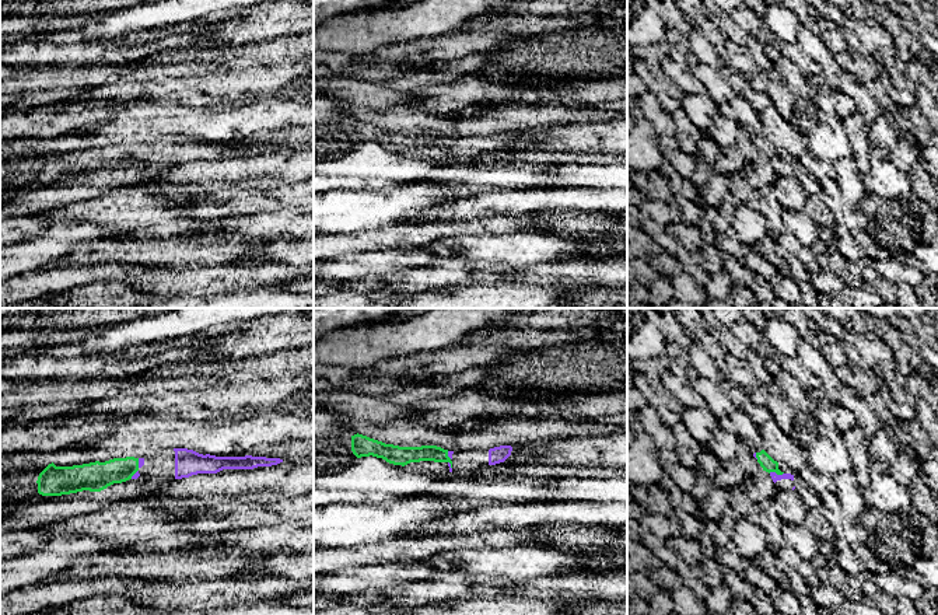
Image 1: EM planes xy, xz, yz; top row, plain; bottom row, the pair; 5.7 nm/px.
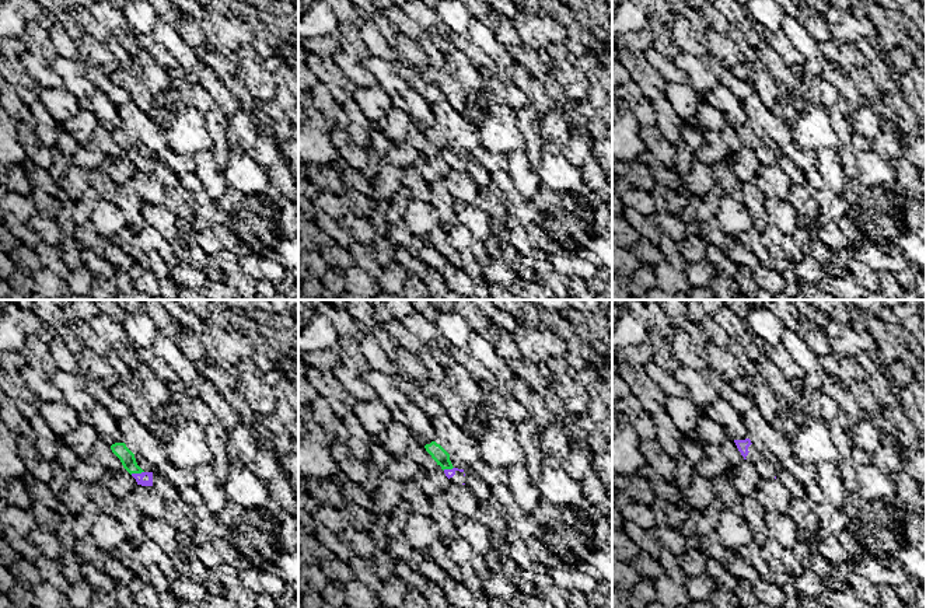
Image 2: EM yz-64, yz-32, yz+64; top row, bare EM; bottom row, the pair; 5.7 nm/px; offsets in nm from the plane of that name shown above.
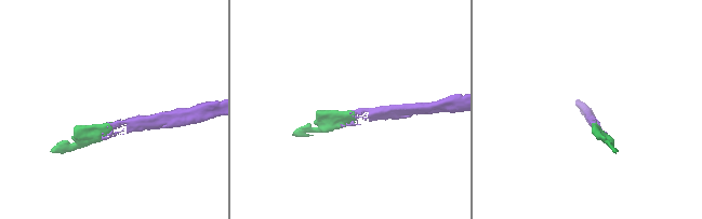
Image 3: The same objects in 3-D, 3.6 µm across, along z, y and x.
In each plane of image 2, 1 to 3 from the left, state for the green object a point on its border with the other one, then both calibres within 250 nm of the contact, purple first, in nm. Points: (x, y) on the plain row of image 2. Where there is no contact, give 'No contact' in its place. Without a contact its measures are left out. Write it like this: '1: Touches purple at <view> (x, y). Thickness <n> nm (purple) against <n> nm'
1: Touches purple at yz-64 (136, 160). Thickness 50 nm (purple) against 90 nm
2: Touches purple at yz-32 (447, 156). Thickness 50 nm (purple) against 90 nm
3: No contact

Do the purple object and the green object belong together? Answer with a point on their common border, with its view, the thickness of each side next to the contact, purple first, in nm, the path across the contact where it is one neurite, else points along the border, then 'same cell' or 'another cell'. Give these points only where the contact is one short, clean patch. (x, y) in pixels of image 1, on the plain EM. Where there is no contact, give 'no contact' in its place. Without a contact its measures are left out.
meets purple in yz at (774, 159); 50 nm thick on the purple side, 80 nm on the other; runs through yz (774, 163), (774, 159), (763, 144); same cell

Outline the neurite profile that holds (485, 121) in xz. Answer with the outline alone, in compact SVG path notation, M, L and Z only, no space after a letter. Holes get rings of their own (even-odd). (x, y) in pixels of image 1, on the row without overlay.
M627 99L584 102L507 104L470 108L441 133L448 137L490 136L500 132L528 133L567 125L584 125L627 116Z

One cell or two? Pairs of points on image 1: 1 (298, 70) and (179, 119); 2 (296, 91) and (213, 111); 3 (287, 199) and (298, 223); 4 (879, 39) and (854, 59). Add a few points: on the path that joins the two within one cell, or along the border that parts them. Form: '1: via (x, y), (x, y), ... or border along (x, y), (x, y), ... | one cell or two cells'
1: border along (214, 102), (203, 105), (181, 104) | two cells
2: border along (273, 95), (280, 100), (298, 101) | two cells
3: border along (298, 206), (261, 212), (258, 215) | two cells
4: border along (849, 48), (871, 58) | two cells

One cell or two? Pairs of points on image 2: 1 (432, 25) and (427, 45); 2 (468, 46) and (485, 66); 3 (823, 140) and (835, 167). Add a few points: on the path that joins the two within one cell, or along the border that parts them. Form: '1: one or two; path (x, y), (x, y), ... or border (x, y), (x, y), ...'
1: two; border (423, 30), (432, 37), (433, 44), (443, 55)
2: one; path (471, 51), (482, 62)
3: two; border (835, 147), (821, 147), (816, 152)

